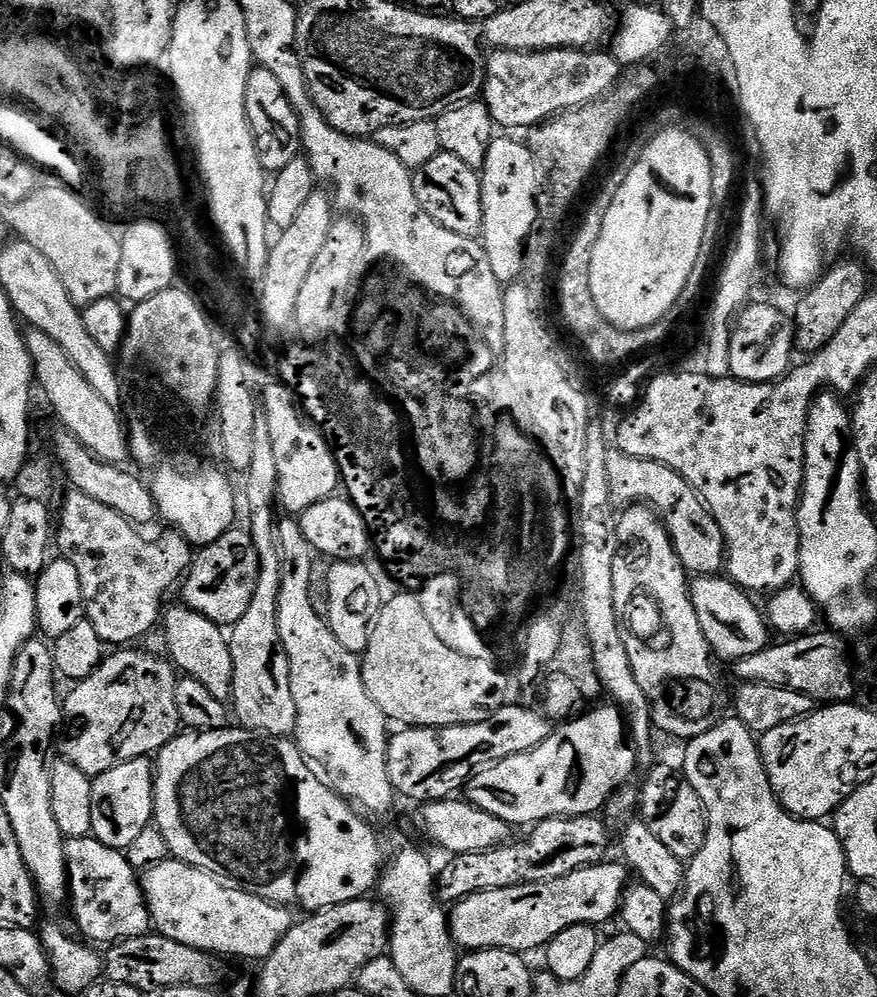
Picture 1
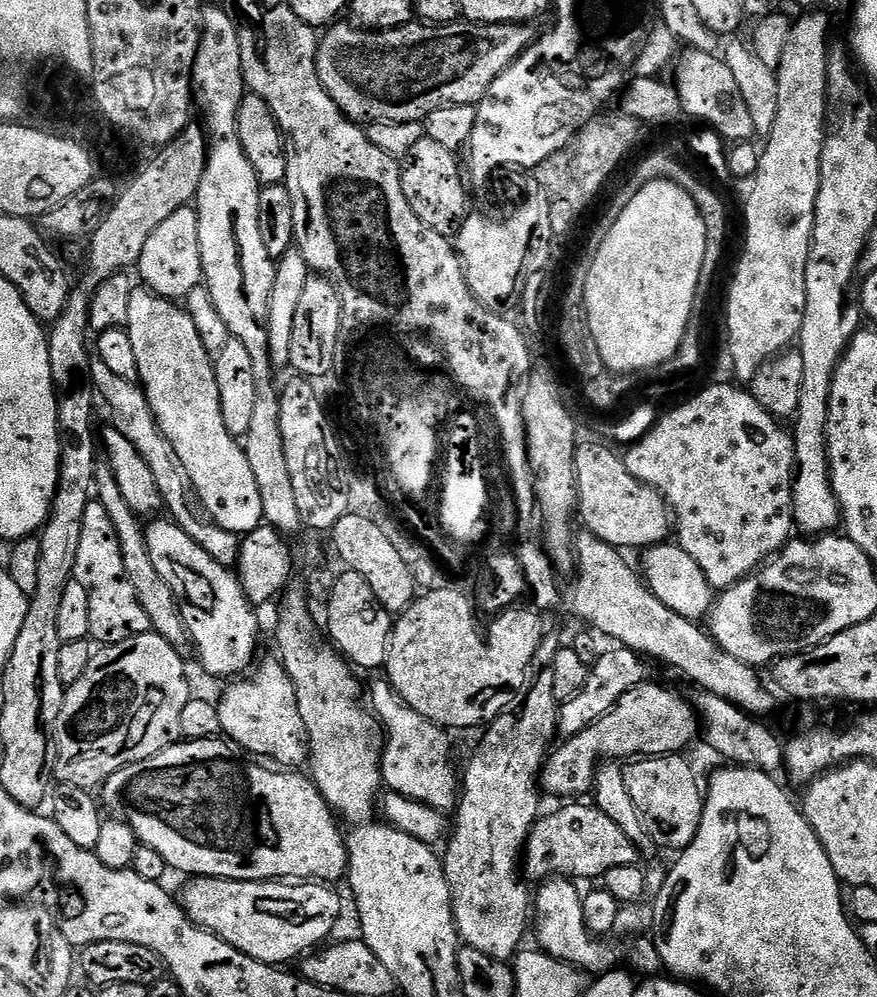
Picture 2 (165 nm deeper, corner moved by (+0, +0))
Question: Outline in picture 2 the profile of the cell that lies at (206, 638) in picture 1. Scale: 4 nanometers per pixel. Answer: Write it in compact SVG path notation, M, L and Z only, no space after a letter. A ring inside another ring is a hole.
M106 466L97 467L94 492L100 504L106 508L110 522L114 522L114 534L118 534L118 542L122 550L122 566L126 566L126 578L130 582L130 586L134 586L134 594L138 598L142 610L146 610L146 618L150 618L152 631L157 632L162 638L166 638L166 642L177 646L187 645L189 643L188 631L184 629L176 598L172 595L170 586L166 586L166 582L162 582L162 574L158 574L158 570L154 570L154 562L150 562L150 550L144 537L145 525L142 523L141 517L137 516L134 510L130 510L126 498L122 498L122 490L118 490L118 482Z

